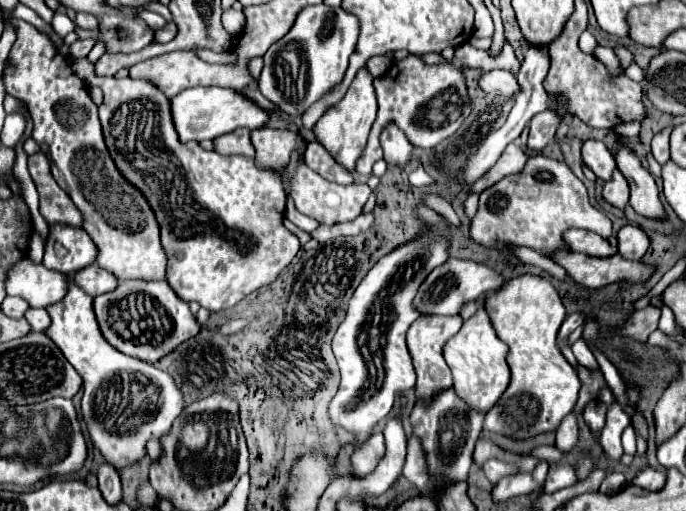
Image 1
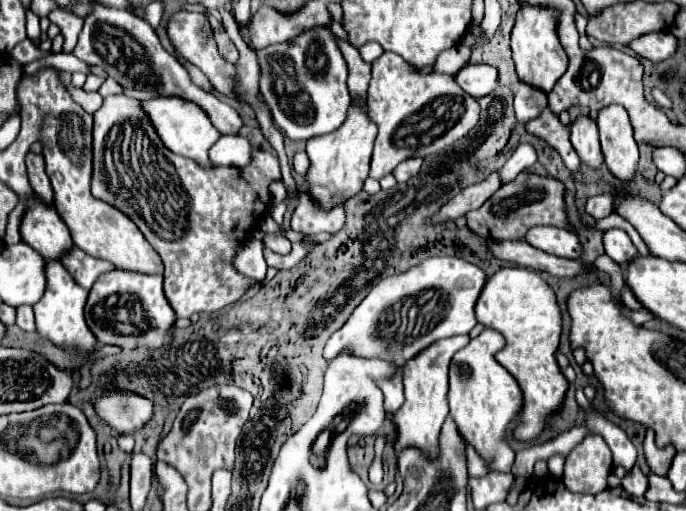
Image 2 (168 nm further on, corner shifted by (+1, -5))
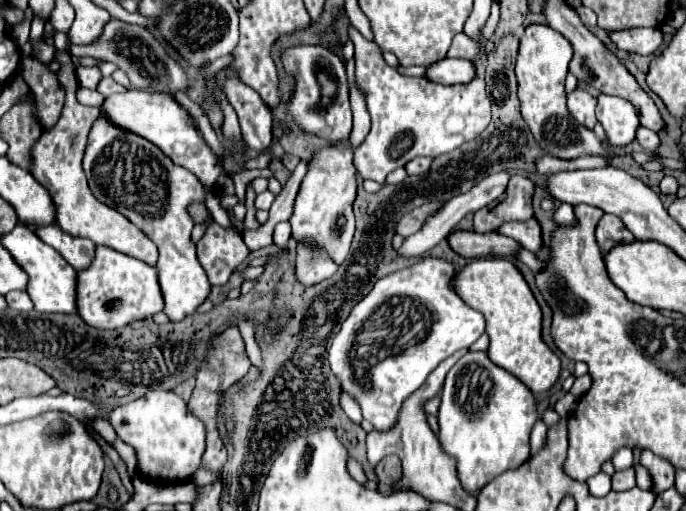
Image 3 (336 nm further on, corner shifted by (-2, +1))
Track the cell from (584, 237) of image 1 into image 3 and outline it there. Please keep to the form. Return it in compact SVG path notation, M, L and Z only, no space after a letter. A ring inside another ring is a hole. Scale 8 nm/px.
M530 218L530 220L524 220L524 222L502 224L502 228L498 232L514 238L516 242L520 242L530 252L538 252L538 250L544 248L542 228L540 228L540 224L538 224L536 218Z

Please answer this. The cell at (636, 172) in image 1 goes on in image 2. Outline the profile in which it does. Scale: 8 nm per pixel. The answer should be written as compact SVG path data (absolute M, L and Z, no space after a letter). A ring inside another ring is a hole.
M617 104L601 108L597 114L597 126L605 164L617 178L629 180L637 168L639 150L627 110Z

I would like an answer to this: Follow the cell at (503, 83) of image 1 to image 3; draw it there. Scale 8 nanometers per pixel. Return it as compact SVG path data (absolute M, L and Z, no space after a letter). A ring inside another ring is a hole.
M444 58L428 66L426 78L438 84L468 84L476 78L476 64L464 58Z

